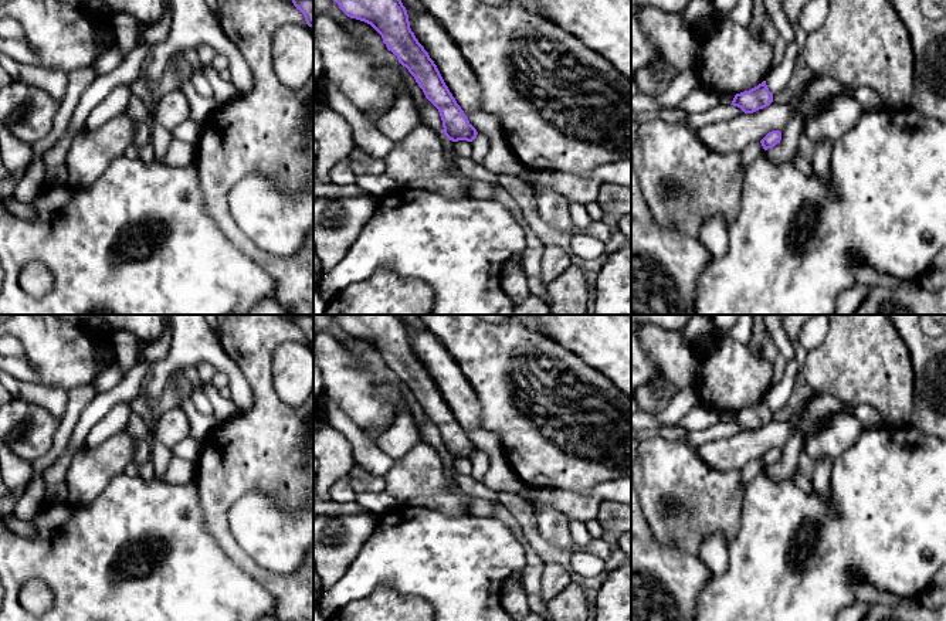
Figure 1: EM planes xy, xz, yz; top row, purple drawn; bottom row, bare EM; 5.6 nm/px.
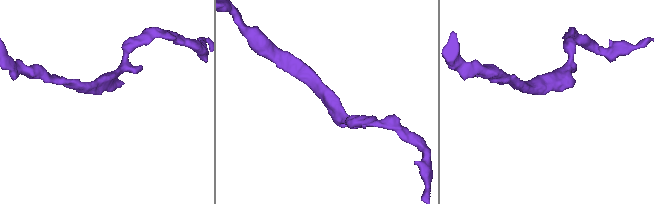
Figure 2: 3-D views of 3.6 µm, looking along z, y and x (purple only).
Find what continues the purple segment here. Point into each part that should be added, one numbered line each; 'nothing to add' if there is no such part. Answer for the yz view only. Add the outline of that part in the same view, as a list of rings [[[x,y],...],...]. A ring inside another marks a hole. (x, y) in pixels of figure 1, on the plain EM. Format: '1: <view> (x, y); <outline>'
nothing to add

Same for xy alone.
nothing to add

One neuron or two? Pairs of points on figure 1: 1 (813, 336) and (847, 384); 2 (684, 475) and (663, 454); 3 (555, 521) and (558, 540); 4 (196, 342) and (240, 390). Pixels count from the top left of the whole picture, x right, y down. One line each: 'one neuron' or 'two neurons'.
1: two neurons
2: one neuron
3: one neuron
4: one neuron

